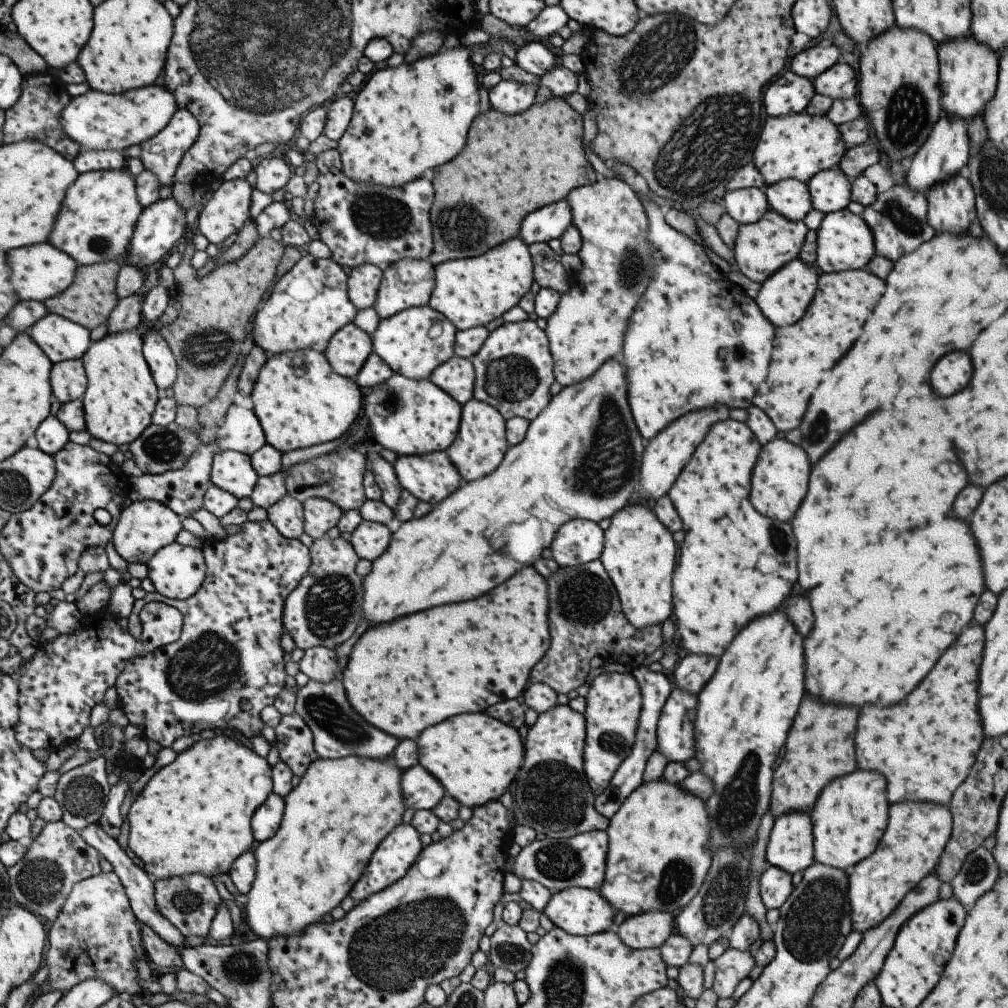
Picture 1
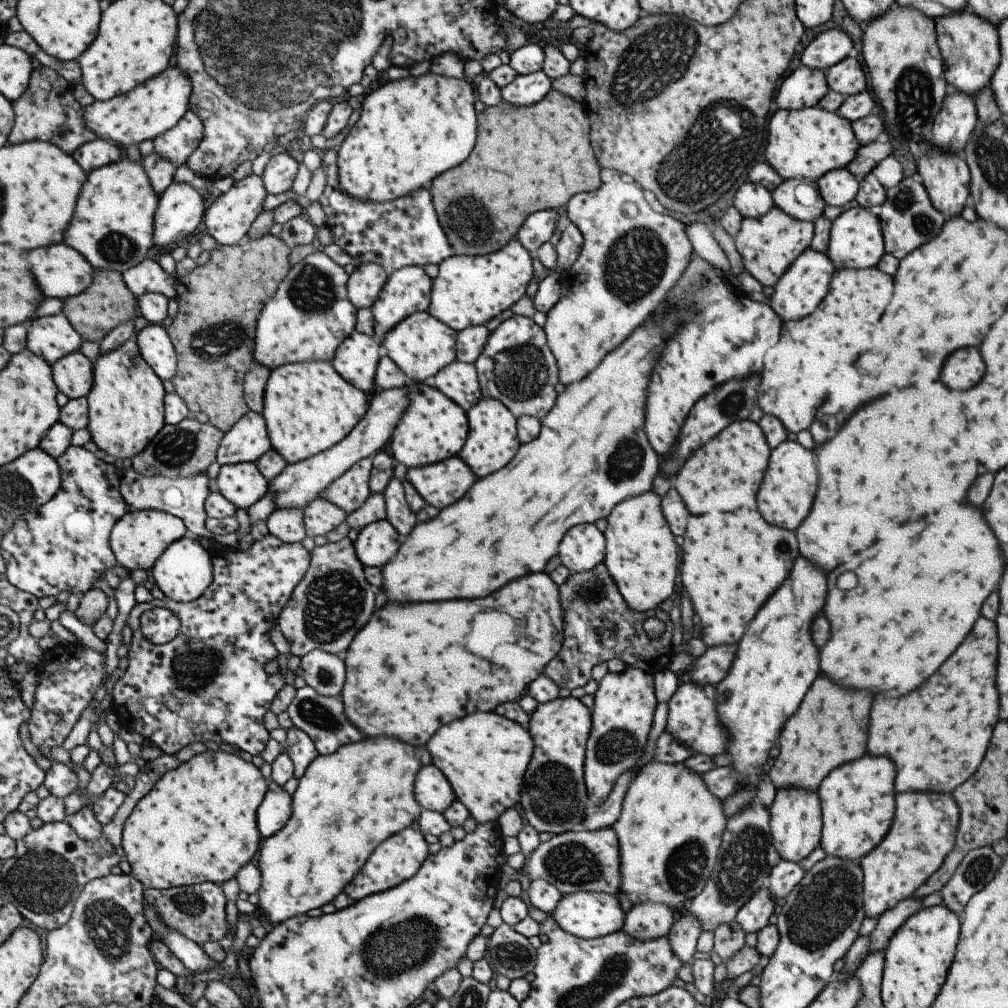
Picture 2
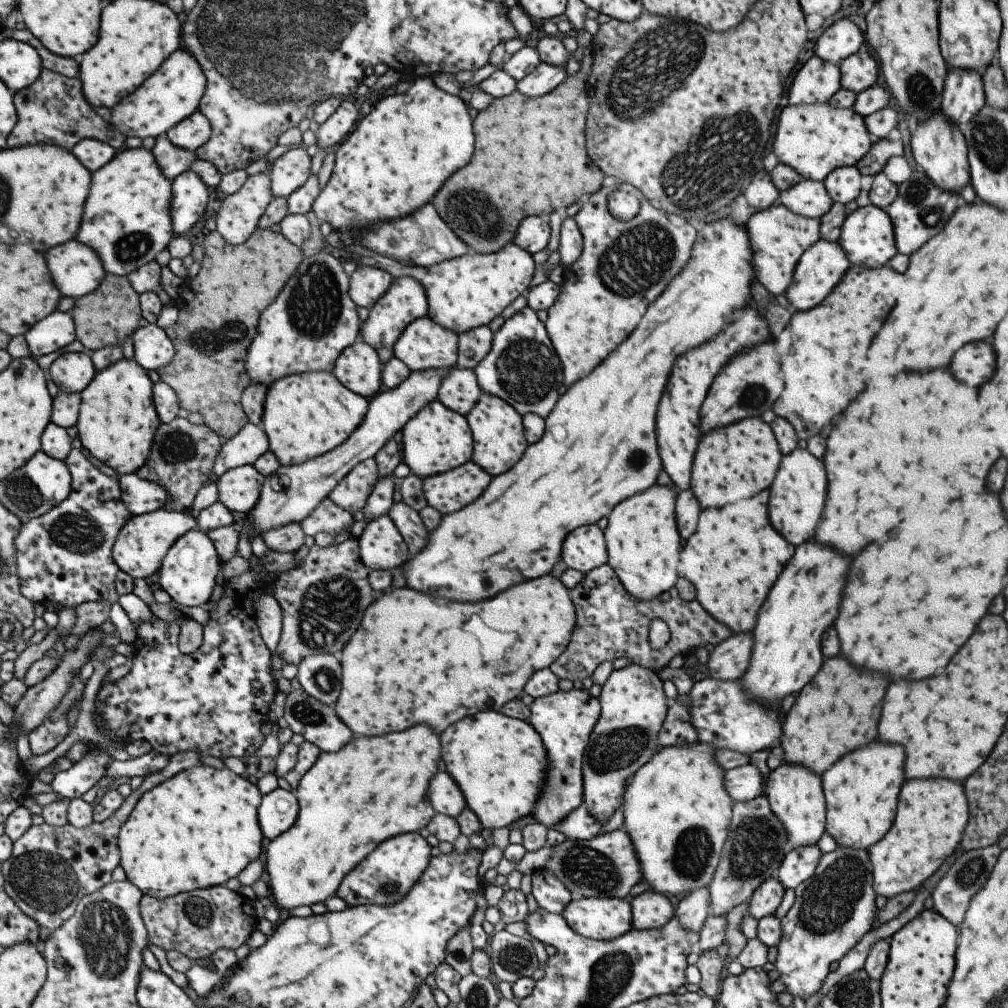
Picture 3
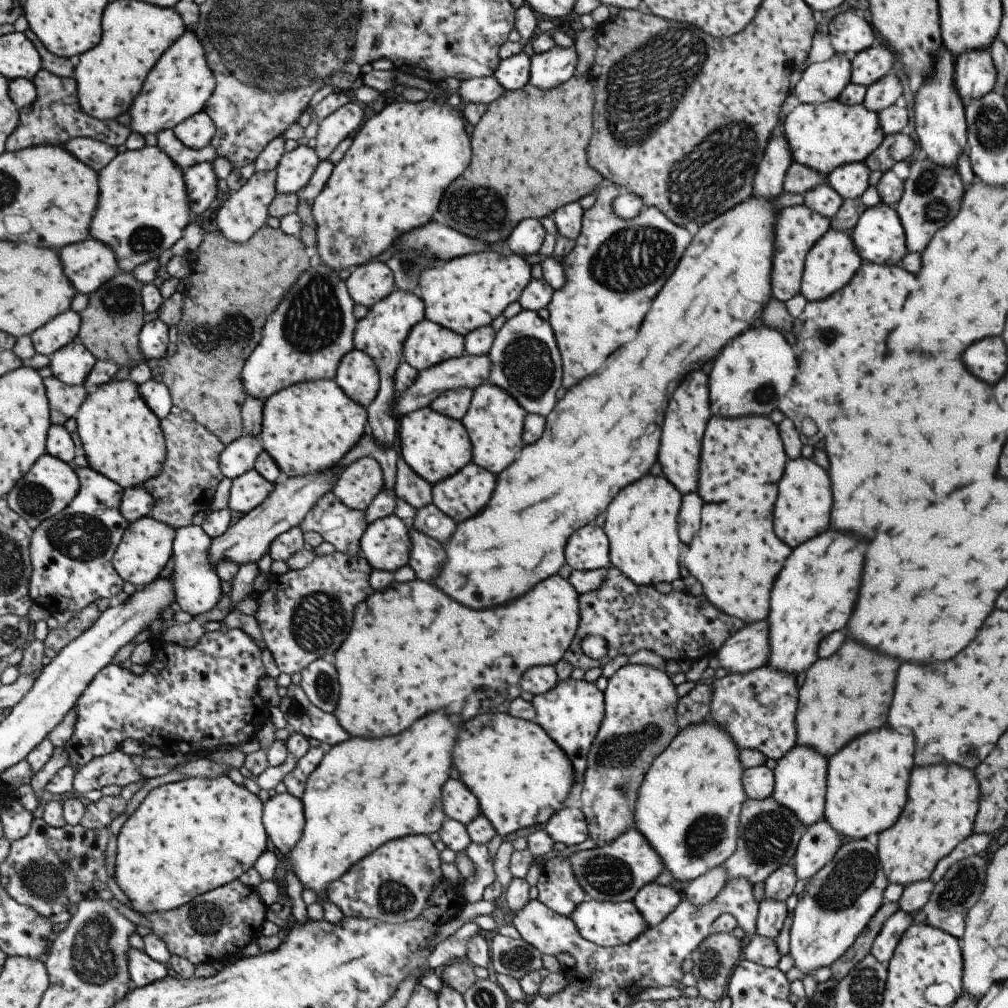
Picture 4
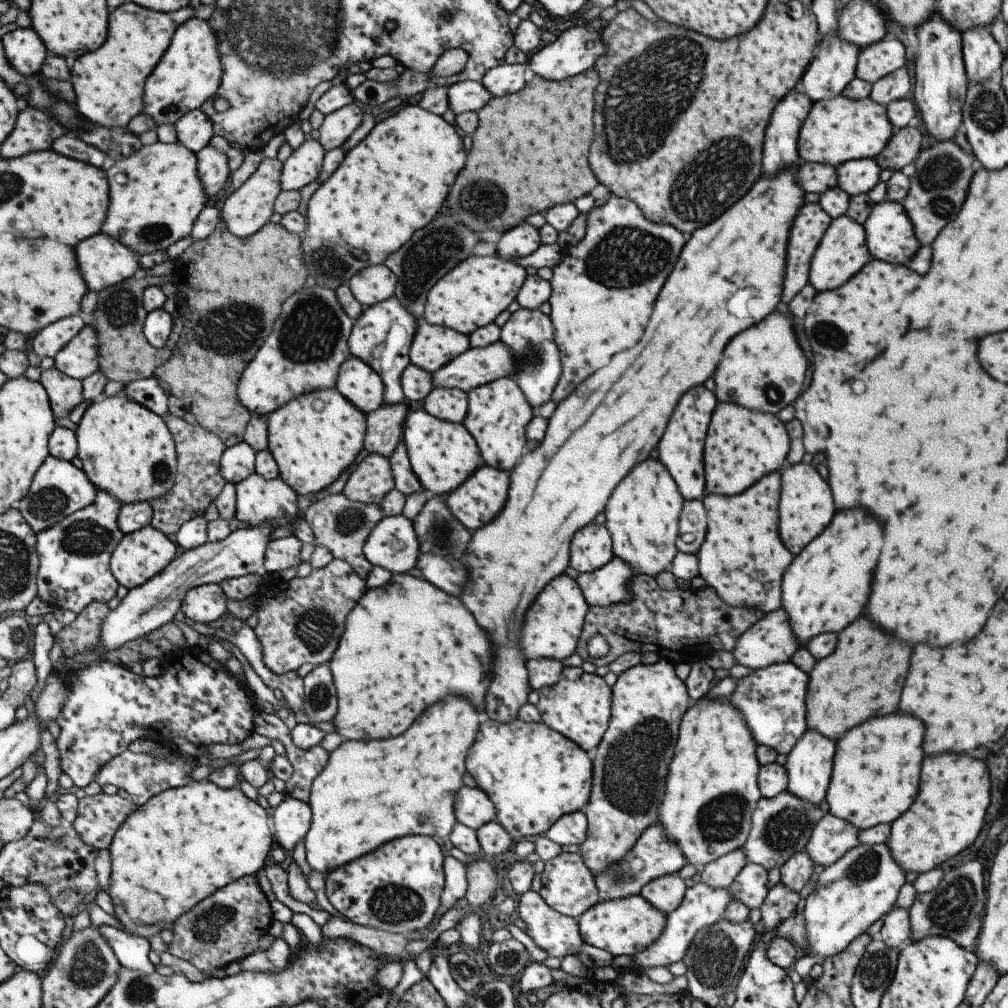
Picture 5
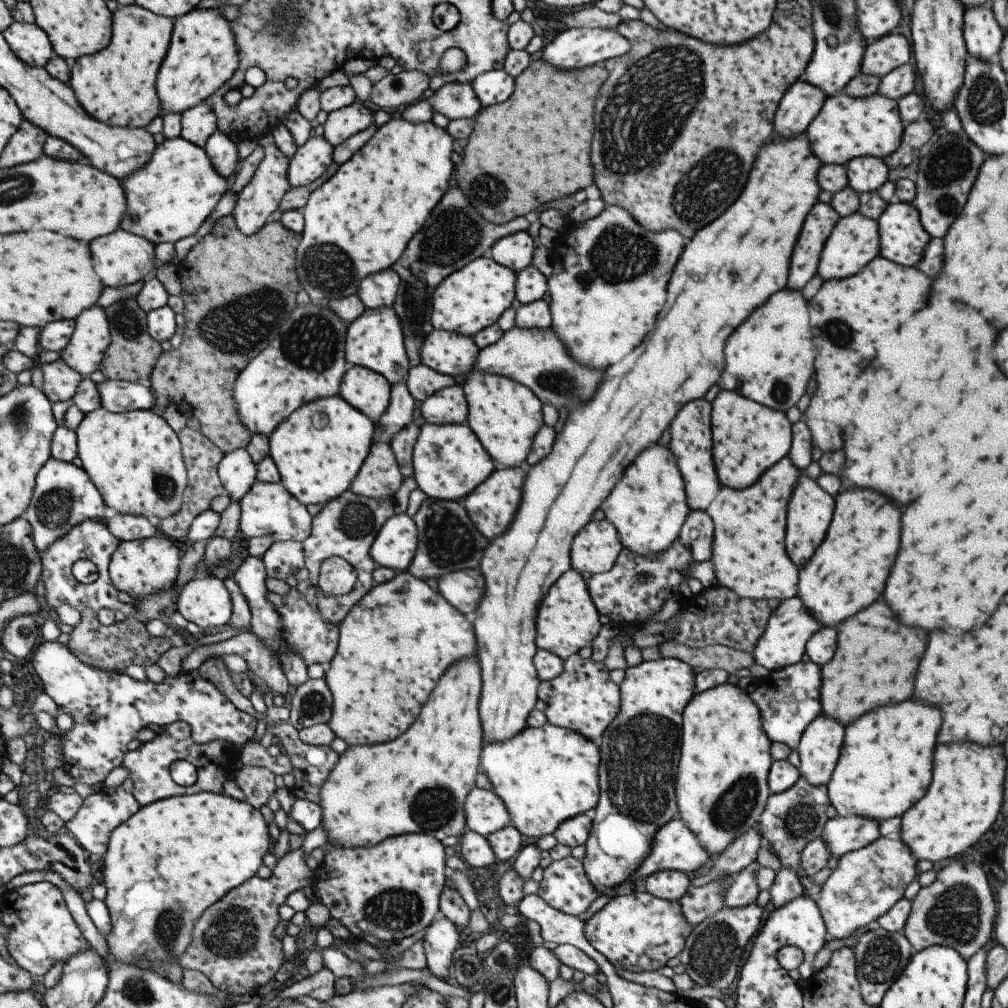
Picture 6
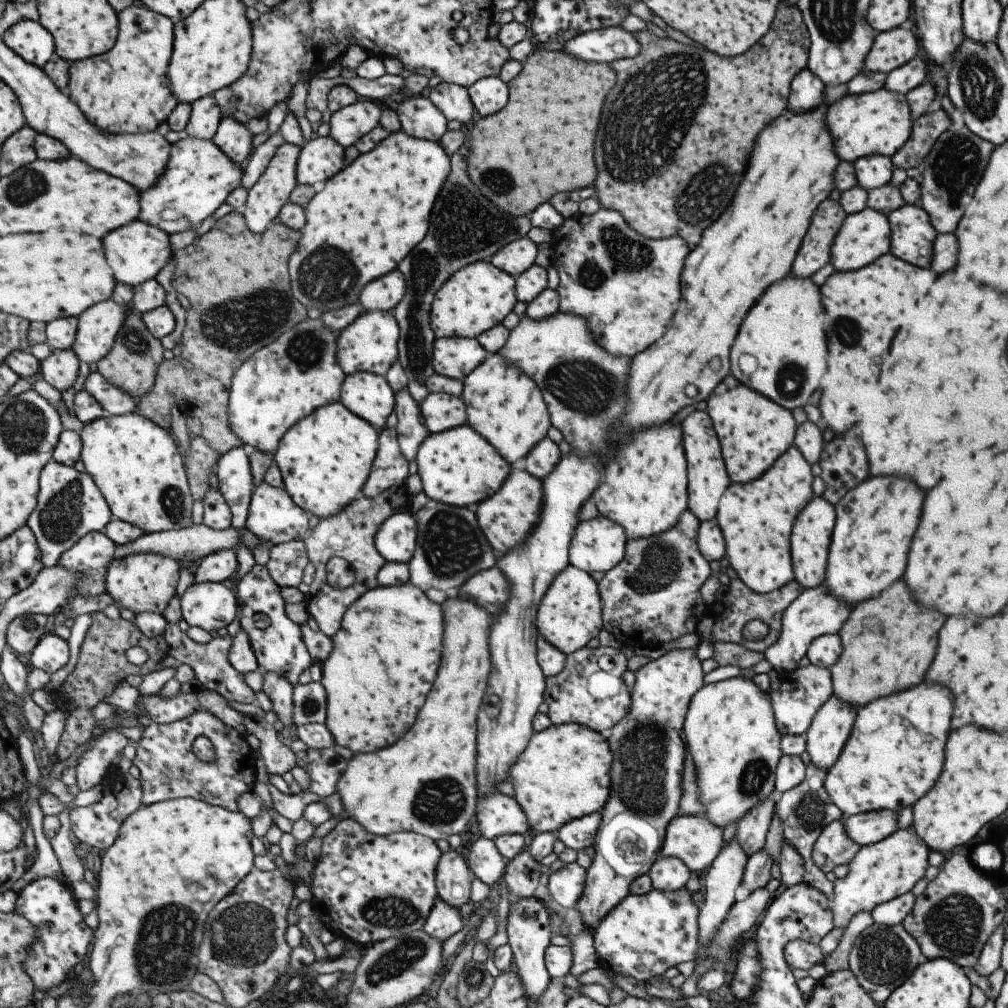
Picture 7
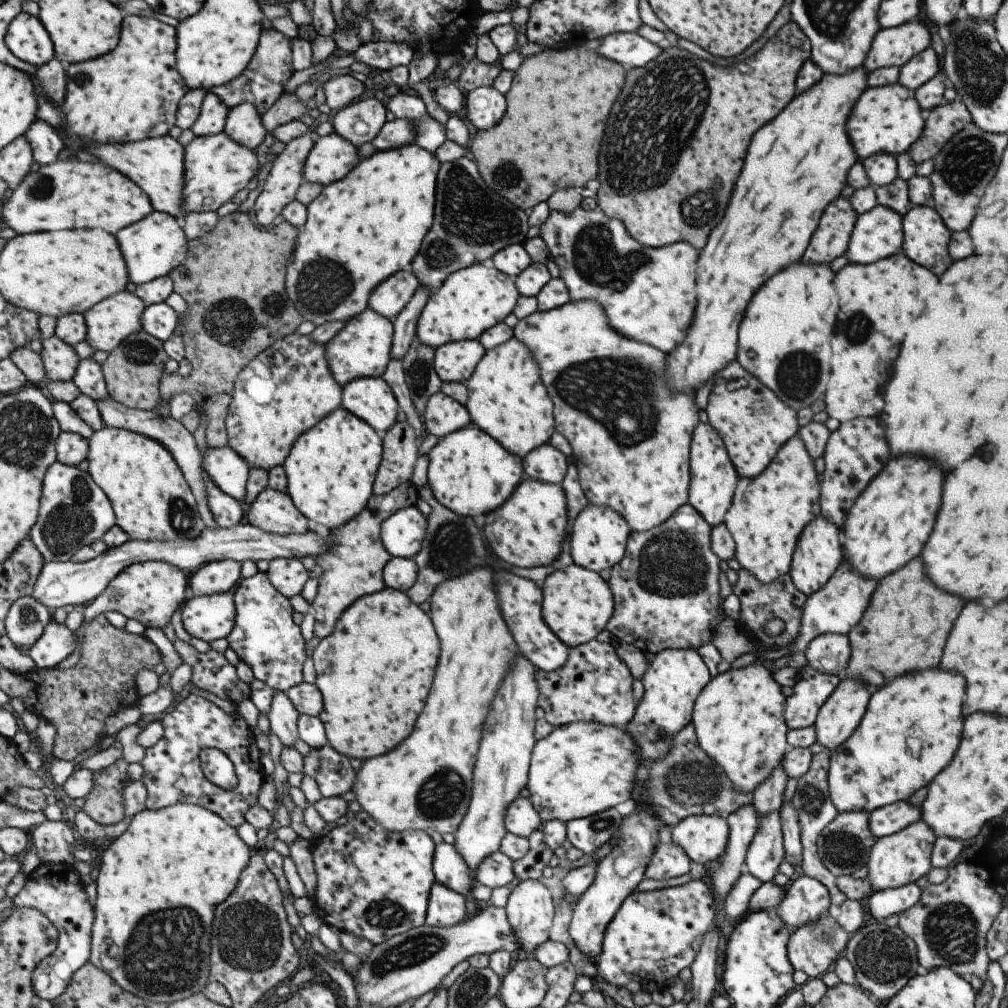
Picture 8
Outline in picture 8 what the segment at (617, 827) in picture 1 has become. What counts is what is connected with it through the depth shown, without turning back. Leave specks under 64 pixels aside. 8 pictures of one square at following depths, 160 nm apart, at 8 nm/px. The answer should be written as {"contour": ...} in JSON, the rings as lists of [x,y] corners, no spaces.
{"contour":[[[761,663],[730,668],[710,678],[692,706],[690,723],[693,725],[698,745],[723,769],[732,787],[742,793],[753,792],[771,774],[773,768],[782,762],[788,749],[788,728],[784,719],[786,697],[781,693],[781,686],[771,676],[772,673]]]}

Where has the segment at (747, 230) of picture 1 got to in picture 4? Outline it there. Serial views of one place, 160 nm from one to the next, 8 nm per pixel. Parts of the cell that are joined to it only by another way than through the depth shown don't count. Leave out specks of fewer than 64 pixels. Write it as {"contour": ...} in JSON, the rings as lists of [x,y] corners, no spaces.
{"contour":[[[808,206],[783,207],[777,212],[774,224],[774,252],[770,272],[770,291],[773,299],[785,302],[800,292],[800,278],[807,251],[830,228],[830,220],[813,212]]]}

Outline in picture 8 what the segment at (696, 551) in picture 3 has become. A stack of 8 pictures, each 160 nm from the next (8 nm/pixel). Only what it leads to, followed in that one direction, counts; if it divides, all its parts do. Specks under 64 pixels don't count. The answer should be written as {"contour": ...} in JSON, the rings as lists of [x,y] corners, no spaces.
{"contour":[[[796,433],[779,447],[763,472],[753,478],[738,478],[722,523],[733,539],[734,559],[759,582],[768,583],[789,572],[801,530],[820,514],[820,483],[817,482],[813,461]]]}

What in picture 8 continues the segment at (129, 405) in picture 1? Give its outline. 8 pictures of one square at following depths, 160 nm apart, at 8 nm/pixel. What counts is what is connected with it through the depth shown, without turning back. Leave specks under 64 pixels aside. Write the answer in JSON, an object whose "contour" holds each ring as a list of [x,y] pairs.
{"contour":[[[109,426],[94,431],[89,440],[88,471],[110,497],[116,512],[117,525],[130,536],[131,540],[161,542],[193,540],[205,530],[202,517],[197,514],[198,506],[195,506],[196,500],[193,500],[189,482],[182,475],[181,466],[174,460],[173,454],[164,445],[142,434]]]}

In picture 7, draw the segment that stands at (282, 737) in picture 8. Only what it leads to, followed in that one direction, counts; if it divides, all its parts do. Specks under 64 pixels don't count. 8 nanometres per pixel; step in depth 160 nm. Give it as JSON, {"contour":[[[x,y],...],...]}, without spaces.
{"contour":[[[261,673],[263,686],[261,691],[273,705],[272,712],[275,713],[280,725],[279,731],[283,734],[288,733],[288,727],[292,722],[292,687],[278,675],[274,673]]]}

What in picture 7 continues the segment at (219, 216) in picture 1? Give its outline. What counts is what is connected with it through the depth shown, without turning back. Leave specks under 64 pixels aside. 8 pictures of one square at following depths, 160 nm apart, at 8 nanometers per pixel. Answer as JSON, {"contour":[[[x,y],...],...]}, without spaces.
{"contour":[[[279,144],[275,148],[275,154],[271,156],[269,164],[263,174],[257,178],[257,182],[247,190],[246,200],[240,213],[244,218],[244,224],[247,230],[253,234],[264,232],[272,223],[272,220],[278,216],[279,210],[288,202],[289,194],[296,186],[295,162],[299,155],[300,148],[295,144]]]}

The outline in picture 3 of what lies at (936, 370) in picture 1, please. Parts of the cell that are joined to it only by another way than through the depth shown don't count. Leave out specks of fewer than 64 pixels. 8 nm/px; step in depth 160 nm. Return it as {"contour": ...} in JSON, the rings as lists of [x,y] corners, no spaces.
{"contour":[[[975,342],[975,344],[965,344],[955,352],[951,366],[951,374],[955,380],[959,380],[965,386],[981,386],[987,382],[995,370],[995,356],[989,346],[989,342]]]}

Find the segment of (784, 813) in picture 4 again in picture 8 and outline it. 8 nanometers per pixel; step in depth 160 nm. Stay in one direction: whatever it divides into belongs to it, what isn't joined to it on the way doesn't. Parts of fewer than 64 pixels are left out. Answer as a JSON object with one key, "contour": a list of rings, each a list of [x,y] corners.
{"contour":[[[817,753],[811,757],[808,769],[797,778],[796,789],[790,801],[797,810],[800,824],[800,845],[802,846],[802,861],[800,867],[805,876],[816,878],[827,889],[830,903],[840,905],[846,896],[837,888],[836,877],[825,868],[816,851],[816,838],[819,836],[824,826],[827,826],[835,816],[837,809],[833,806],[828,795],[827,771],[829,755],[827,753]]]}

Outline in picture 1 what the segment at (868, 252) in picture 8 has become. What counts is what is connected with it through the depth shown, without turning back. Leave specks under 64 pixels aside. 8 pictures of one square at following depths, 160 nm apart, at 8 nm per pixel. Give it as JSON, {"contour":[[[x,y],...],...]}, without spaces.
{"contour":[[[799,257],[784,264],[777,272],[769,276],[754,298],[761,314],[775,327],[789,326],[797,322],[810,305],[818,286],[819,270],[816,266],[805,264]]]}

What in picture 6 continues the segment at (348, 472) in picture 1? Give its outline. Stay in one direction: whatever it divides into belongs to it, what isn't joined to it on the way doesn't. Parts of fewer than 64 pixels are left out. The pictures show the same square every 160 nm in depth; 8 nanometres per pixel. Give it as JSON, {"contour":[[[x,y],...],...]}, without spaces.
{"contour":[[[375,439],[348,490],[370,499],[392,498],[402,477],[390,444]]]}

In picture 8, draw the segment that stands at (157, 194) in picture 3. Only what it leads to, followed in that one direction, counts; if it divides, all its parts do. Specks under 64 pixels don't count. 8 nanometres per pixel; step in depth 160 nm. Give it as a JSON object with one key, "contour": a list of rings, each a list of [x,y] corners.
{"contour":[[[223,131],[194,137],[184,147],[184,216],[187,213],[215,211],[255,176],[260,168],[254,149],[237,144]]]}

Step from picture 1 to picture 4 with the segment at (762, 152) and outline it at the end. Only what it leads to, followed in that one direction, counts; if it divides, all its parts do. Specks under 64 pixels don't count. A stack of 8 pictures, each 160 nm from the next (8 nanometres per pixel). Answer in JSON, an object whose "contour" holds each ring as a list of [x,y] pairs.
{"contour":[[[831,99],[812,105],[799,103],[783,118],[783,136],[787,139],[792,160],[827,176],[834,168],[842,164],[854,163],[867,158],[881,144],[884,134],[879,126],[877,113],[867,110],[862,104],[847,106],[837,99]]]}

